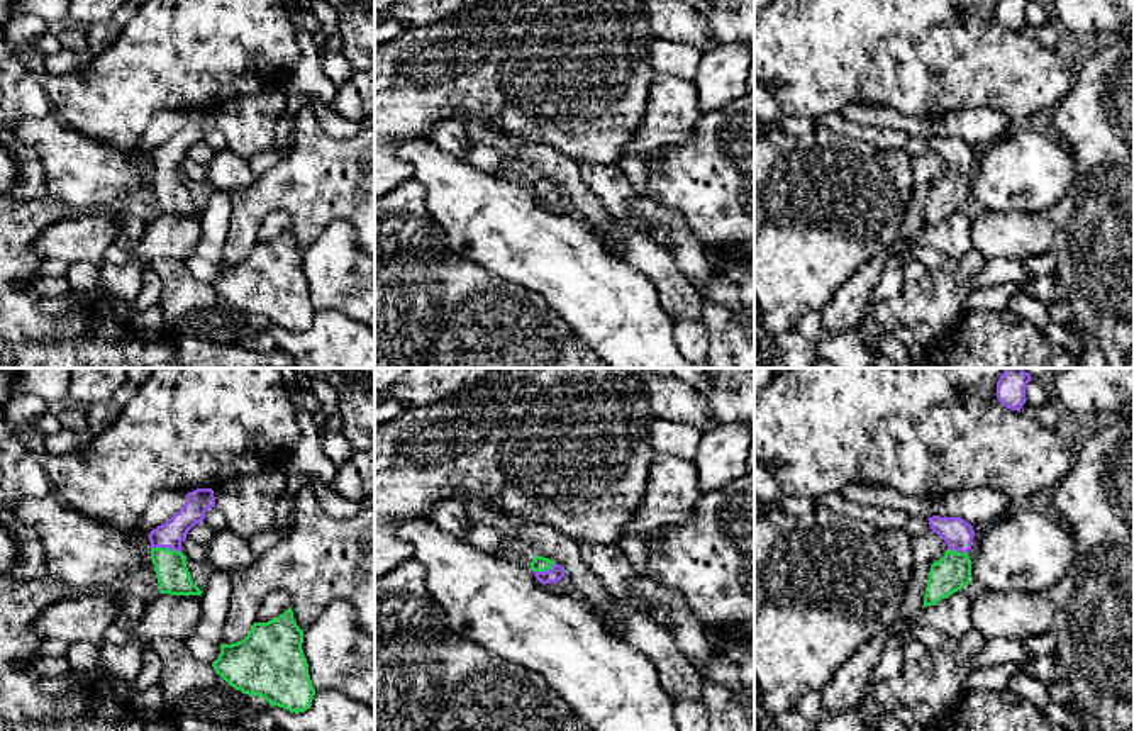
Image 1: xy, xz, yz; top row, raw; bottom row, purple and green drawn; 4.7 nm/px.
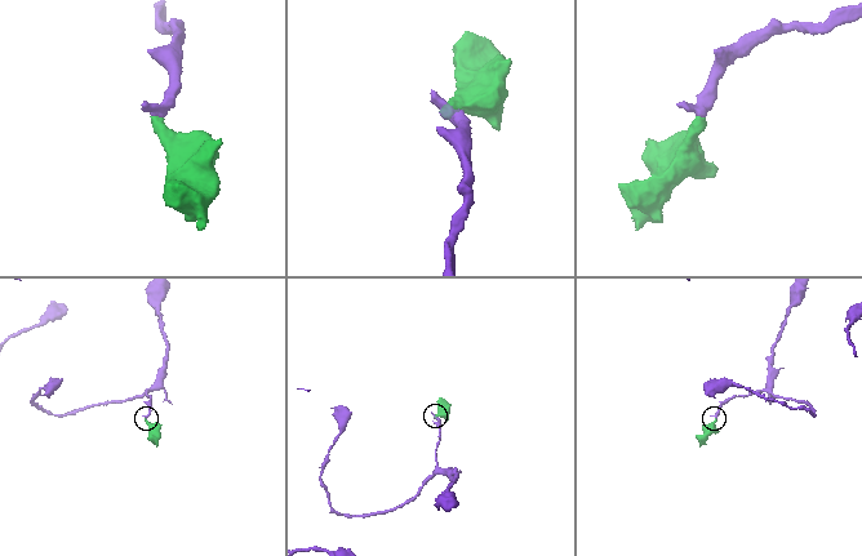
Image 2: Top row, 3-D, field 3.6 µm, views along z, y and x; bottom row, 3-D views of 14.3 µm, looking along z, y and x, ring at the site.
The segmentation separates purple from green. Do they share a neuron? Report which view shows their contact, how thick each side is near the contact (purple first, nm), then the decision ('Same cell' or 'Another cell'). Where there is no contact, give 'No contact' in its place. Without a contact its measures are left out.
Touches purple in xy. Thickness 130 nm (purple) against 160 nm. Same cell

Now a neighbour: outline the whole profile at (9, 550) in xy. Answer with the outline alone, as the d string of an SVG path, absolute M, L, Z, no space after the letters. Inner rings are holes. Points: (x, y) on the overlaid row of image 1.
M0 524L0 575L8 575L19 560L15 538Z

